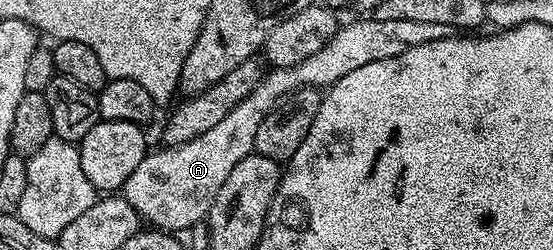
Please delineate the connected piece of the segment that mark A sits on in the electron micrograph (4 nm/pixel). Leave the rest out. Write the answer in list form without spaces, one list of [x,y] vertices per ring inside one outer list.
[[[357,17],[354,23],[338,26],[337,32],[319,49],[319,53],[311,53],[307,61],[299,61],[299,65],[275,67],[266,70],[261,76],[259,85],[223,121],[217,122],[207,133],[195,137],[195,141],[187,141],[178,147],[166,146],[165,151],[150,150],[139,161],[135,173],[127,177],[123,188],[123,197],[137,210],[138,216],[145,219],[150,228],[170,233],[182,233],[188,227],[204,220],[209,214],[211,205],[215,205],[215,197],[219,189],[223,189],[223,181],[227,181],[231,169],[243,161],[243,157],[254,154],[255,133],[259,133],[259,125],[277,104],[301,87],[328,89],[335,81],[347,77],[355,69],[363,65],[371,65],[371,61],[387,61],[387,57],[399,57],[399,53],[407,53],[407,49],[415,49],[415,45],[427,45],[431,41],[445,39],[451,34],[447,25],[435,25],[428,21],[379,21],[372,17]]]

